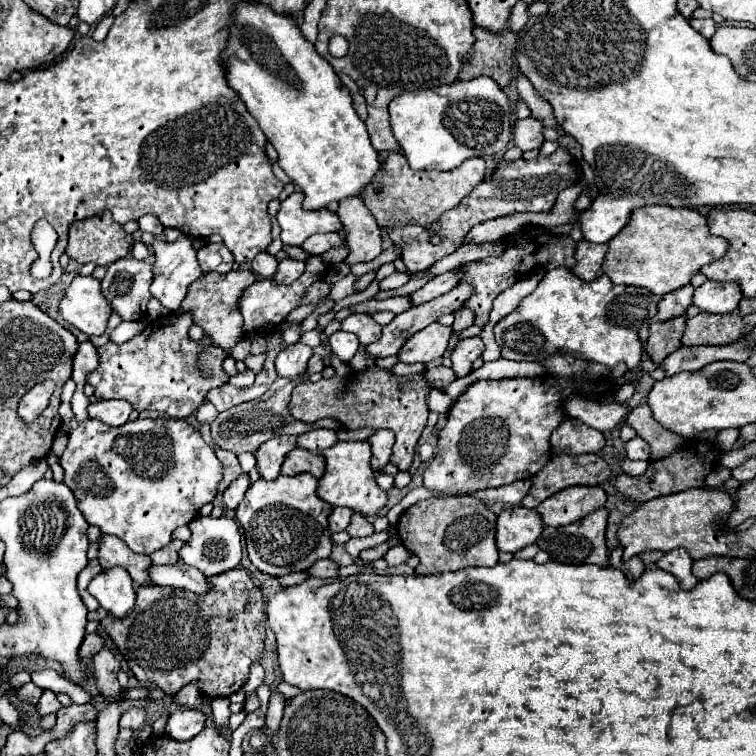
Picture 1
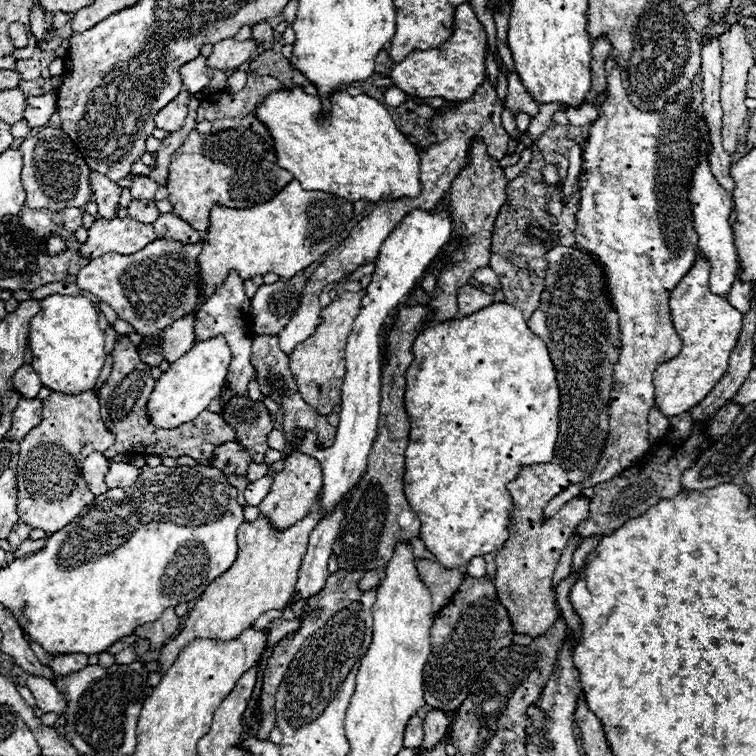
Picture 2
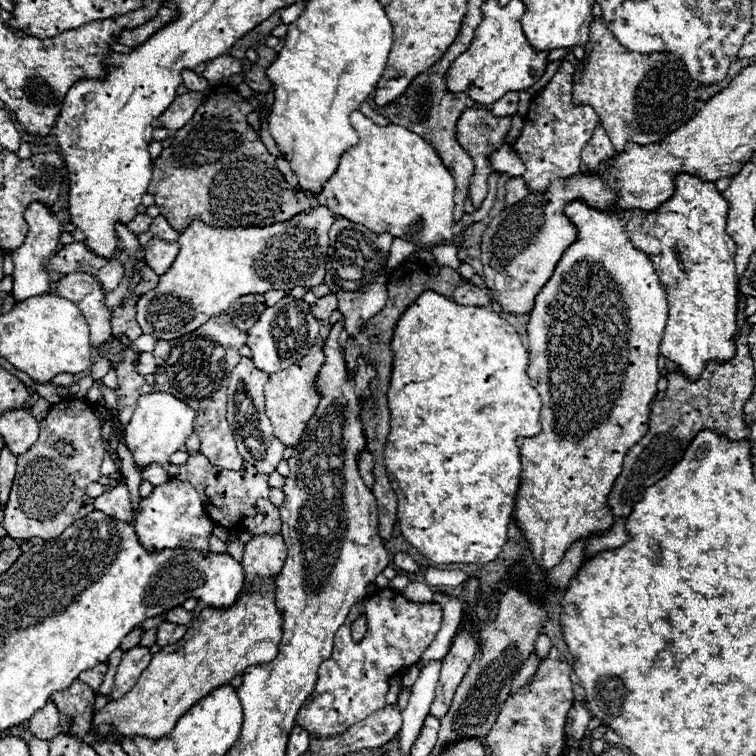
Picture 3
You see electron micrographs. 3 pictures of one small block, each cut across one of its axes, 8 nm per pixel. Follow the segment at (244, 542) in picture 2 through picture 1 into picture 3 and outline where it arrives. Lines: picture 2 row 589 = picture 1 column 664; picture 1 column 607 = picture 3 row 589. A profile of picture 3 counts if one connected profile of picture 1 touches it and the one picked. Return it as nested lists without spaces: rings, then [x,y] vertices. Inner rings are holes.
[[[256,580],[250,594],[242,592],[240,600],[228,610],[204,608],[196,620],[190,622],[184,638],[172,646],[162,648],[150,660],[144,676],[136,682],[136,688],[120,700],[110,700],[92,720],[92,730],[83,742],[118,742],[116,736],[98,736],[96,728],[110,724],[120,736],[148,736],[160,740],[168,736],[176,722],[212,690],[226,686],[232,678],[242,676],[246,668],[256,664],[268,664],[274,660],[280,642],[282,616],[274,604],[274,580]]]

